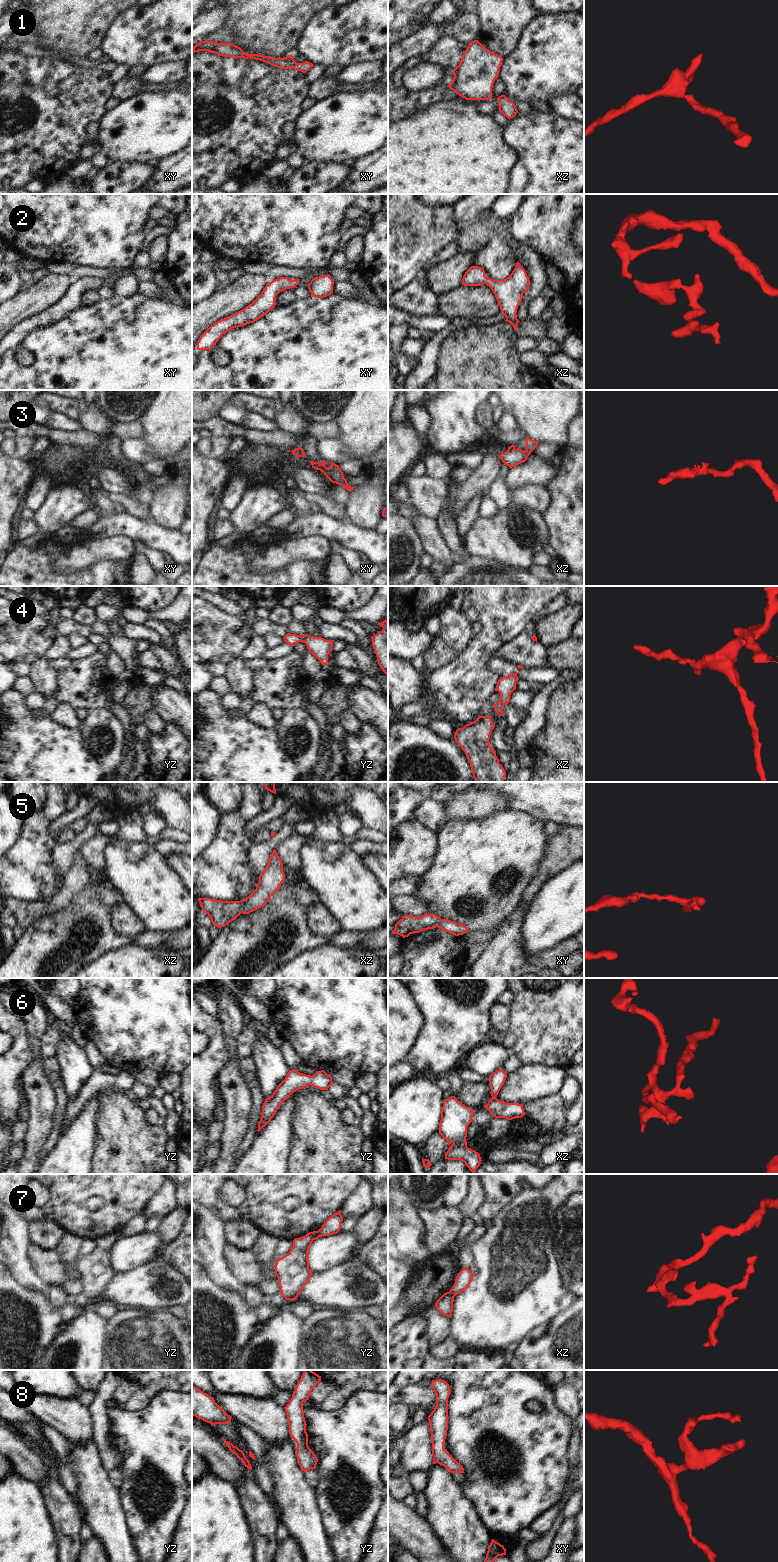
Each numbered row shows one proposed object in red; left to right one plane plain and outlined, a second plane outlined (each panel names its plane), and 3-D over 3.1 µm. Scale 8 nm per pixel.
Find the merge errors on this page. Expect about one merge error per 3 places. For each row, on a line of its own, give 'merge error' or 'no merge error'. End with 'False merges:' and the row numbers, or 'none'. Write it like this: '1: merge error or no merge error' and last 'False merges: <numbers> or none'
1: no merge error
2: no merge error
3: no merge error
4: no merge error
5: no merge error
6: no merge error
7: no merge error
8: no merge error
False merges: none

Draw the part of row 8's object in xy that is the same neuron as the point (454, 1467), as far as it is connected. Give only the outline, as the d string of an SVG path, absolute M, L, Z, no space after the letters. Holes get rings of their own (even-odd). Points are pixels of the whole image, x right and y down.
M442 1379L432 1380L431 1388L436 1394L436 1406L428 1416L431 1430L433 1464L440 1464L451 1473L464 1473L460 1465L444 1448L448 1430L448 1398L450 1386Z

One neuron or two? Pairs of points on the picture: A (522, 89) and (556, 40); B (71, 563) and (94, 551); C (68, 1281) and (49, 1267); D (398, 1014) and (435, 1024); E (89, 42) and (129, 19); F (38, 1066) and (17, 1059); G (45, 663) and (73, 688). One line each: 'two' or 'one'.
A: one
B: one
C: one
D: two
E: two
F: two
G: two

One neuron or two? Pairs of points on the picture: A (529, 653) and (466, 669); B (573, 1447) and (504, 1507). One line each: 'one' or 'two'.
A: two
B: two

